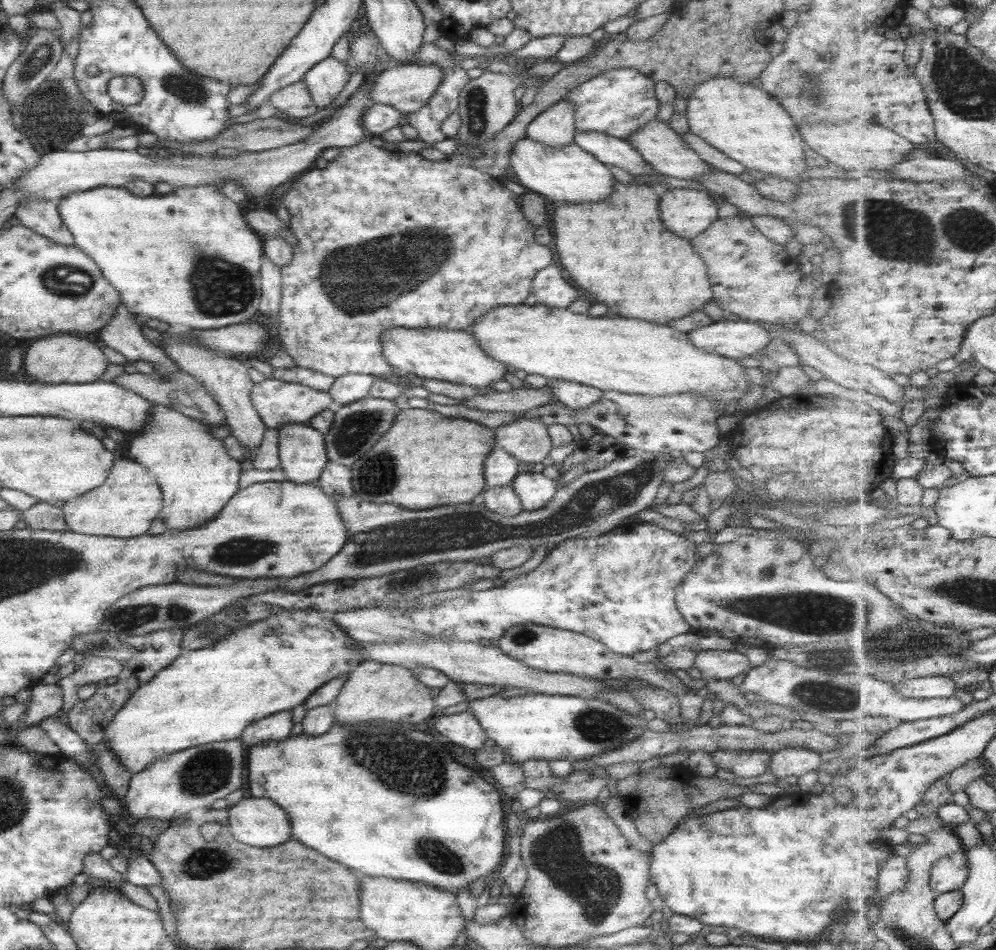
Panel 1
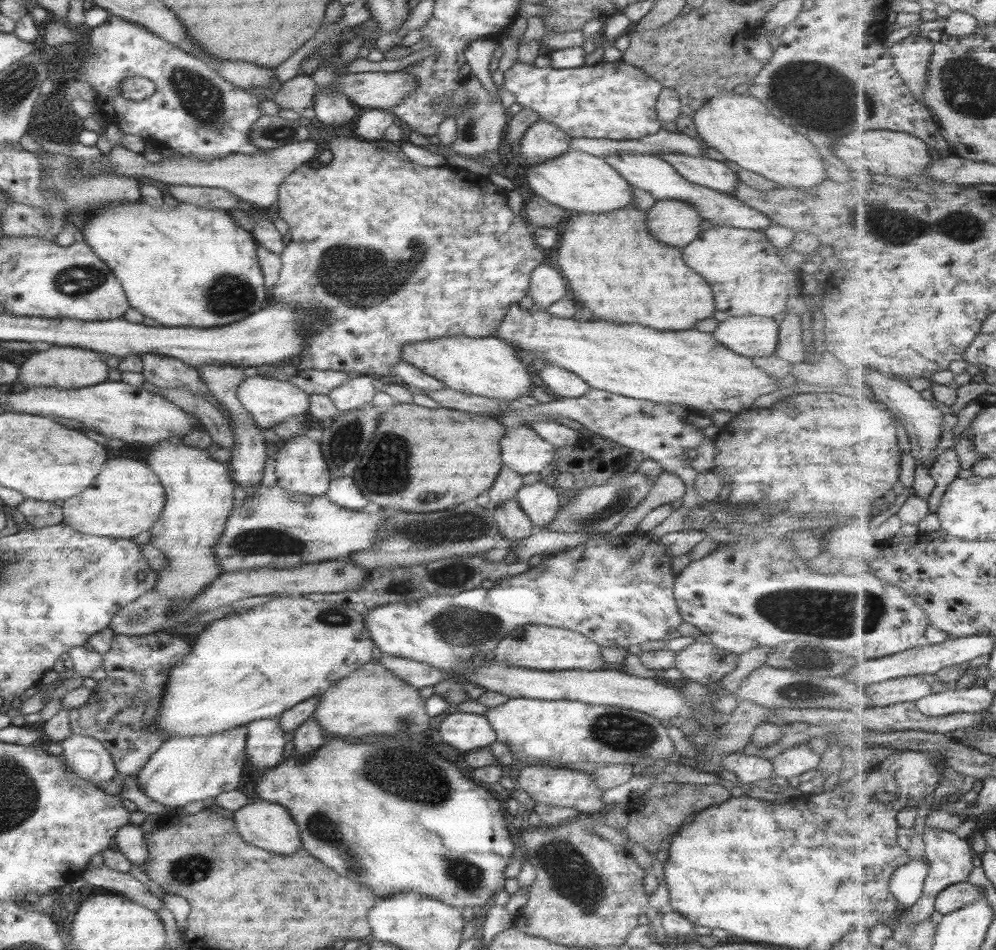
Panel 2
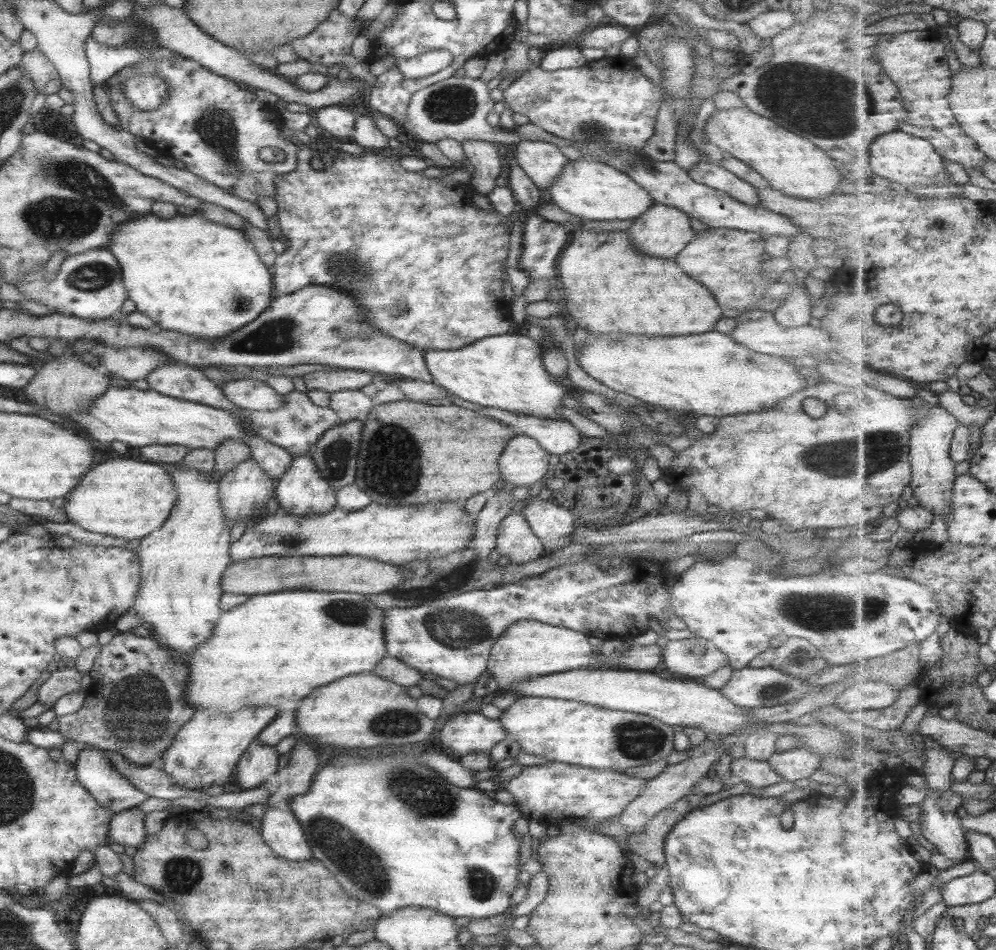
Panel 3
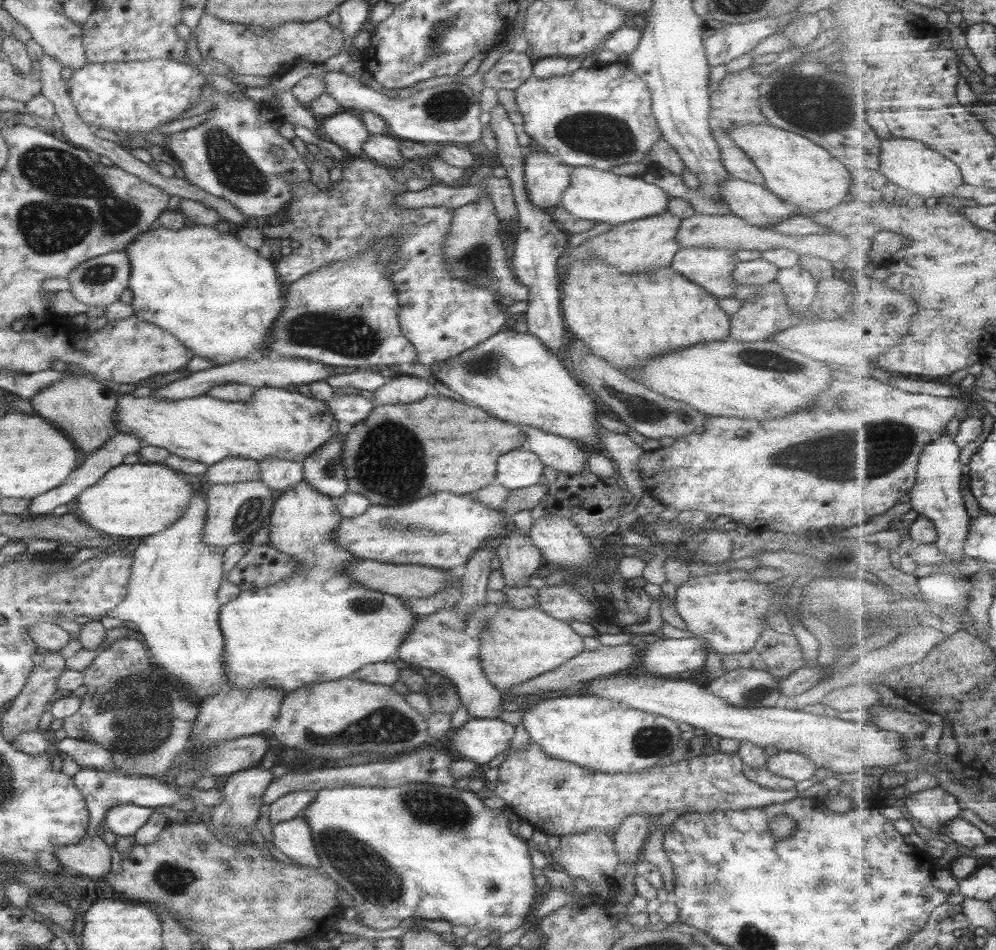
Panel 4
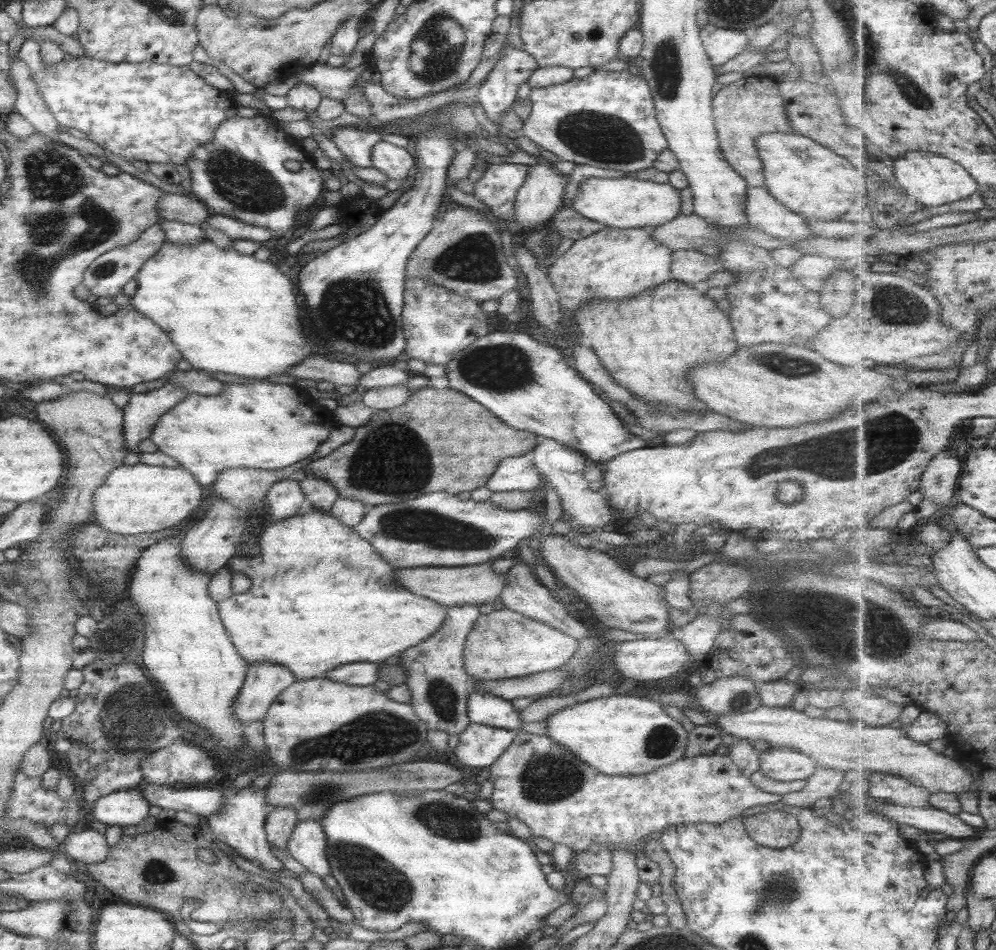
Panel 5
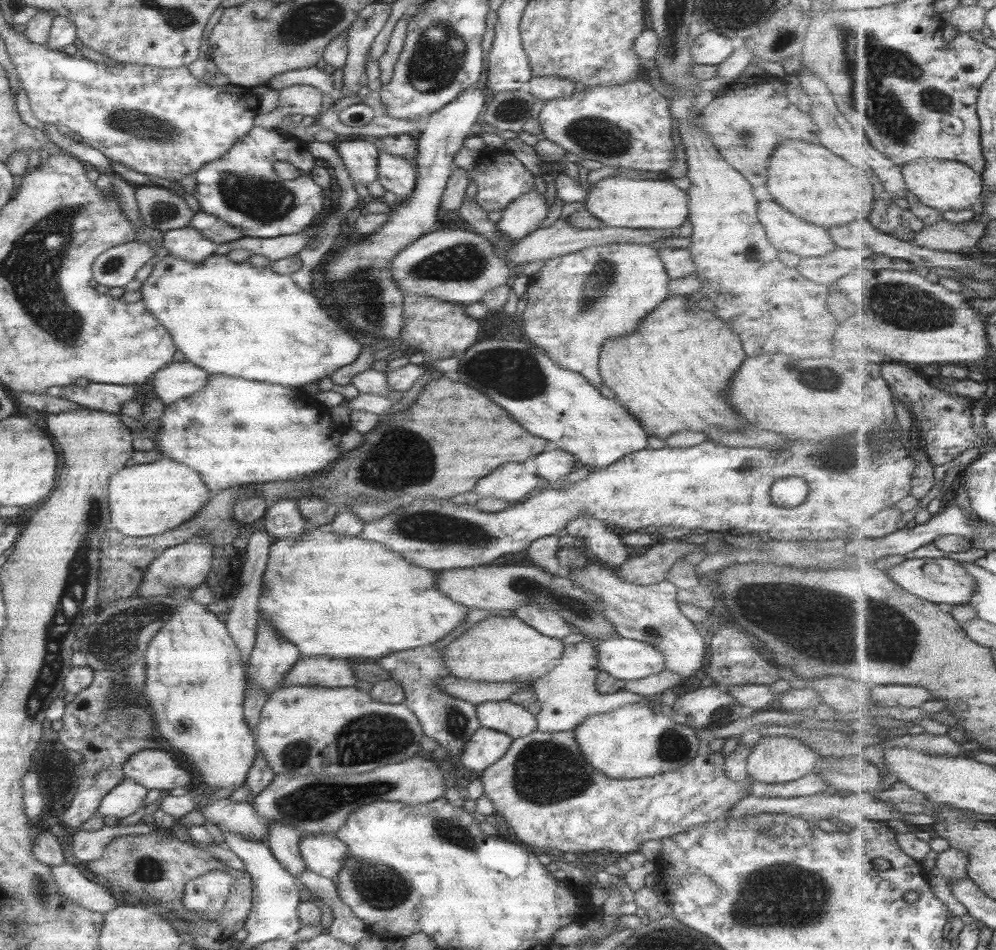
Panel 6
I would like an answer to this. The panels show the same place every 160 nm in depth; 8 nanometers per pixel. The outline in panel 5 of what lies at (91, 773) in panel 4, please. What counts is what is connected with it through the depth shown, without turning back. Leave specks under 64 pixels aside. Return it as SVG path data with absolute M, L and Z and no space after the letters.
M138 784L142 795L151 806L165 810L183 810L204 820L217 814L222 807L222 791L217 789L173 789L164 784Z

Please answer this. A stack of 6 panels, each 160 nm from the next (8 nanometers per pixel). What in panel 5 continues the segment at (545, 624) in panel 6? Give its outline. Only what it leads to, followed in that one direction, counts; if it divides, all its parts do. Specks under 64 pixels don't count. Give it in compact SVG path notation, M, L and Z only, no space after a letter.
M512 554L512 556L514 564L505 572L505 585L503 585L500 594L500 601L503 603L503 606L529 620L546 624L577 641L592 637L593 629L586 623L573 619L569 615L571 609L568 605L561 602L553 592L547 590L547 588L536 579L534 572L529 570L529 566L517 558L515 554Z

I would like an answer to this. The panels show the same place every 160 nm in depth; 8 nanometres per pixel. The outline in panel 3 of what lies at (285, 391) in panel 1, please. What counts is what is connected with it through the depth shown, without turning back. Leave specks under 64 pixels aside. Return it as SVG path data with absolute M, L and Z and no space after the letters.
M256 380L228 381L221 387L222 393L233 406L245 410L270 411L282 403L281 395L275 393L265 382Z

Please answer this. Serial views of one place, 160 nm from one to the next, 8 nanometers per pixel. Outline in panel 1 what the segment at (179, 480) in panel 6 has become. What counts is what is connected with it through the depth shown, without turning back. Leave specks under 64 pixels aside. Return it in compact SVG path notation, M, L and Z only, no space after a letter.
M117 460L113 462L107 480L101 486L63 504L62 518L66 530L75 534L107 534L115 538L133 538L149 528L151 520L158 516L161 506L162 494L153 476L135 462Z

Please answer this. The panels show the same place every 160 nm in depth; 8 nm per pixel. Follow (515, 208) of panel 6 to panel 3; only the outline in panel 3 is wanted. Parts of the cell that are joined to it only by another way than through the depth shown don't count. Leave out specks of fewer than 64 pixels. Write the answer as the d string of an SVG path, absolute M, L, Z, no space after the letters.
M521 141L514 147L516 163L539 190L549 188L569 161L557 146L548 142Z

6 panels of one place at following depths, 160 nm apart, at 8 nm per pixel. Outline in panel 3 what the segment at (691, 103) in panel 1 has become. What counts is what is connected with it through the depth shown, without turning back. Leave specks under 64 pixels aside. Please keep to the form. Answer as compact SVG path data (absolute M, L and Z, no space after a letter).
M745 106L725 111L713 111L705 121L707 142L723 153L750 166L767 181L767 186L785 196L801 200L819 200L834 192L840 184L840 172L832 158L801 135L781 128L768 118L757 116Z

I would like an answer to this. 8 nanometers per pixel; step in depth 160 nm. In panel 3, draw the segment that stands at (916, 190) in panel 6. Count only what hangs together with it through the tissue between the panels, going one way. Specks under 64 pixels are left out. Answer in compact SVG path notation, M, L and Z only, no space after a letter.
M899 130L876 138L870 146L868 168L877 182L889 180L905 185L915 184L918 190L925 185L947 184L951 180L945 168L945 159L936 151L932 142Z

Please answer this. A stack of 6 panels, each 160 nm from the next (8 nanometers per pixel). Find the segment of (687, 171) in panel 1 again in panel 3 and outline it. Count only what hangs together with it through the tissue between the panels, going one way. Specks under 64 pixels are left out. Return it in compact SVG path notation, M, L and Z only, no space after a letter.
M698 162L687 174L693 182L730 196L745 206L759 206L756 188L715 162Z

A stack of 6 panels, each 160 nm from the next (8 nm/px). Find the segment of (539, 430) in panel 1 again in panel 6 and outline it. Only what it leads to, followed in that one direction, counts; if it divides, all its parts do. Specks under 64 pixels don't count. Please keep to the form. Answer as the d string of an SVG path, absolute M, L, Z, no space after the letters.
M505 462L495 468L489 476L481 478L473 490L479 499L497 499L503 503L515 504L530 498L539 478L525 472L521 462Z

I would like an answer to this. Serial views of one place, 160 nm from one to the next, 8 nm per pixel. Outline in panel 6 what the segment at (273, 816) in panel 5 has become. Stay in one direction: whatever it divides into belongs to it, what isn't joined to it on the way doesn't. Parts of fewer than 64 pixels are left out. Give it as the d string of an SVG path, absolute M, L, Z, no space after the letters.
M271 821L265 839L267 839L267 846L273 858L281 864L281 868L284 868L285 872L297 879L306 866L299 854L300 838L293 827Z

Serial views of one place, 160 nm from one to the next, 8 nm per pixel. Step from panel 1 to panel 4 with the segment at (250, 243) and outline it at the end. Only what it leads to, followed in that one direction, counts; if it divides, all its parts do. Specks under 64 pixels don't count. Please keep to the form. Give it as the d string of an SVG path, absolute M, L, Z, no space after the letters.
M157 226L138 234L124 252L130 268L130 306L139 320L166 330L194 356L211 360L214 366L264 355L272 324L284 308L284 286L276 273L276 264L242 245L235 230L221 233L211 226L184 226L177 230Z

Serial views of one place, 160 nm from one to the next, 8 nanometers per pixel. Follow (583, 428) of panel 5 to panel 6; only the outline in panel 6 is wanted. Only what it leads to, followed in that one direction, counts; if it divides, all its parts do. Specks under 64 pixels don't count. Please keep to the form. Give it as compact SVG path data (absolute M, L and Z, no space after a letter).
M485 340L467 347L457 367L459 382L481 390L536 438L555 443L590 470L648 448L648 433L615 399L603 397L580 374L559 368L533 345L519 340Z

